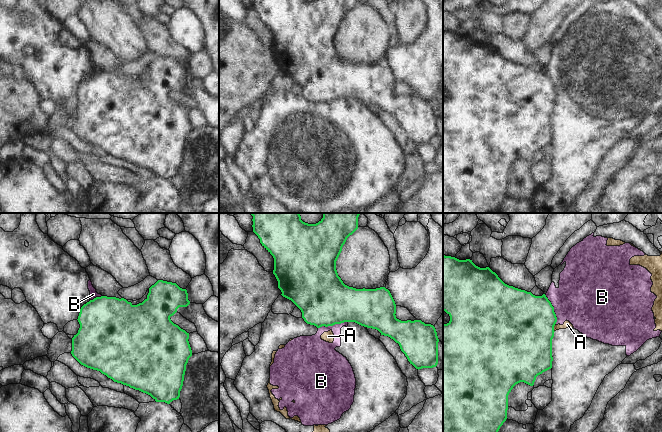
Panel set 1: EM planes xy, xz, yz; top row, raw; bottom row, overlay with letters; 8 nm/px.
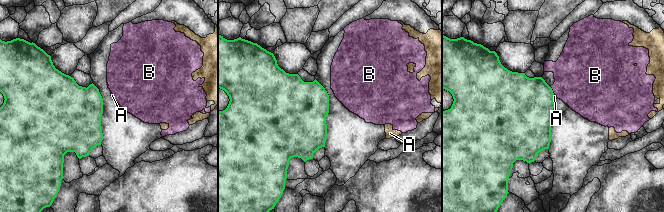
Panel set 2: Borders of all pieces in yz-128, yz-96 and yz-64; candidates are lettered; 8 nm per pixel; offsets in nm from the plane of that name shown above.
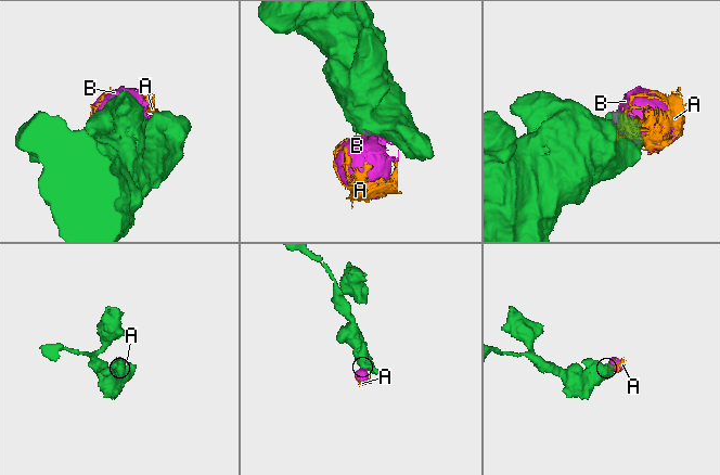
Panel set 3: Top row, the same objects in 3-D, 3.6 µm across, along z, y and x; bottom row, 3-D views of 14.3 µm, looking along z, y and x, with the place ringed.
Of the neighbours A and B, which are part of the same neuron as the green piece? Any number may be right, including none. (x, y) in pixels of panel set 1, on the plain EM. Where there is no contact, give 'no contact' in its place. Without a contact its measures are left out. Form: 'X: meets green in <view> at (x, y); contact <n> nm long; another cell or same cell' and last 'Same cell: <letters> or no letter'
A: meets green in yz at (553, 103); contact 70 nm long; another cell
B: meets green in xz at (332, 101); contact 240 nm long; another cell
Same cell: no letter

